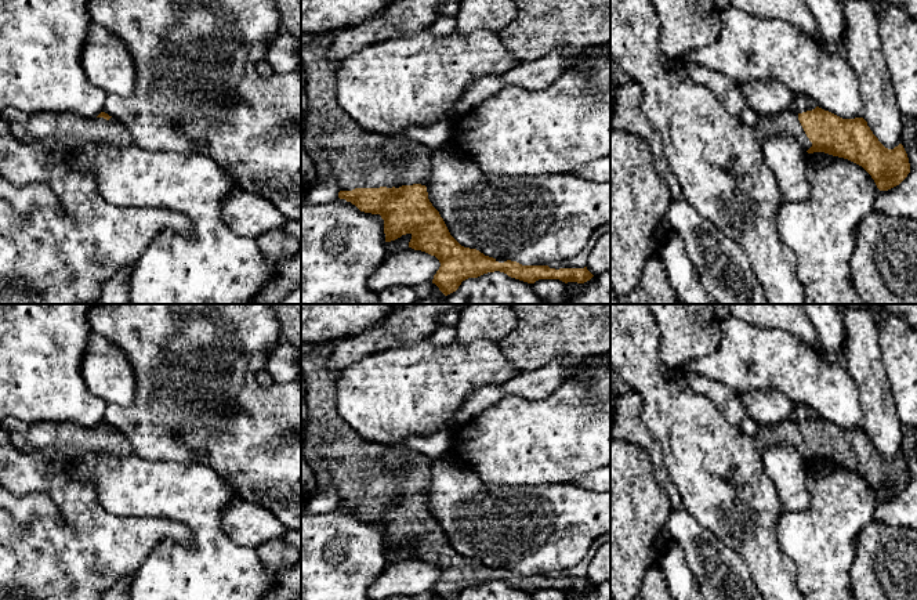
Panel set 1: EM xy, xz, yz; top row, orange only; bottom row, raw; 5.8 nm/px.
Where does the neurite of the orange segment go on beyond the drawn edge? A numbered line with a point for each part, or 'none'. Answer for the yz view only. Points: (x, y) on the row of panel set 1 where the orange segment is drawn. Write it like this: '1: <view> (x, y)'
1: yz (787, 122)

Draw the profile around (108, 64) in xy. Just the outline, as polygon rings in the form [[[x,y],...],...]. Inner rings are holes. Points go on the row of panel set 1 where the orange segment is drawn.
[[[93,21],[80,58],[88,80],[99,90],[123,98],[134,94],[133,57],[110,30]]]

